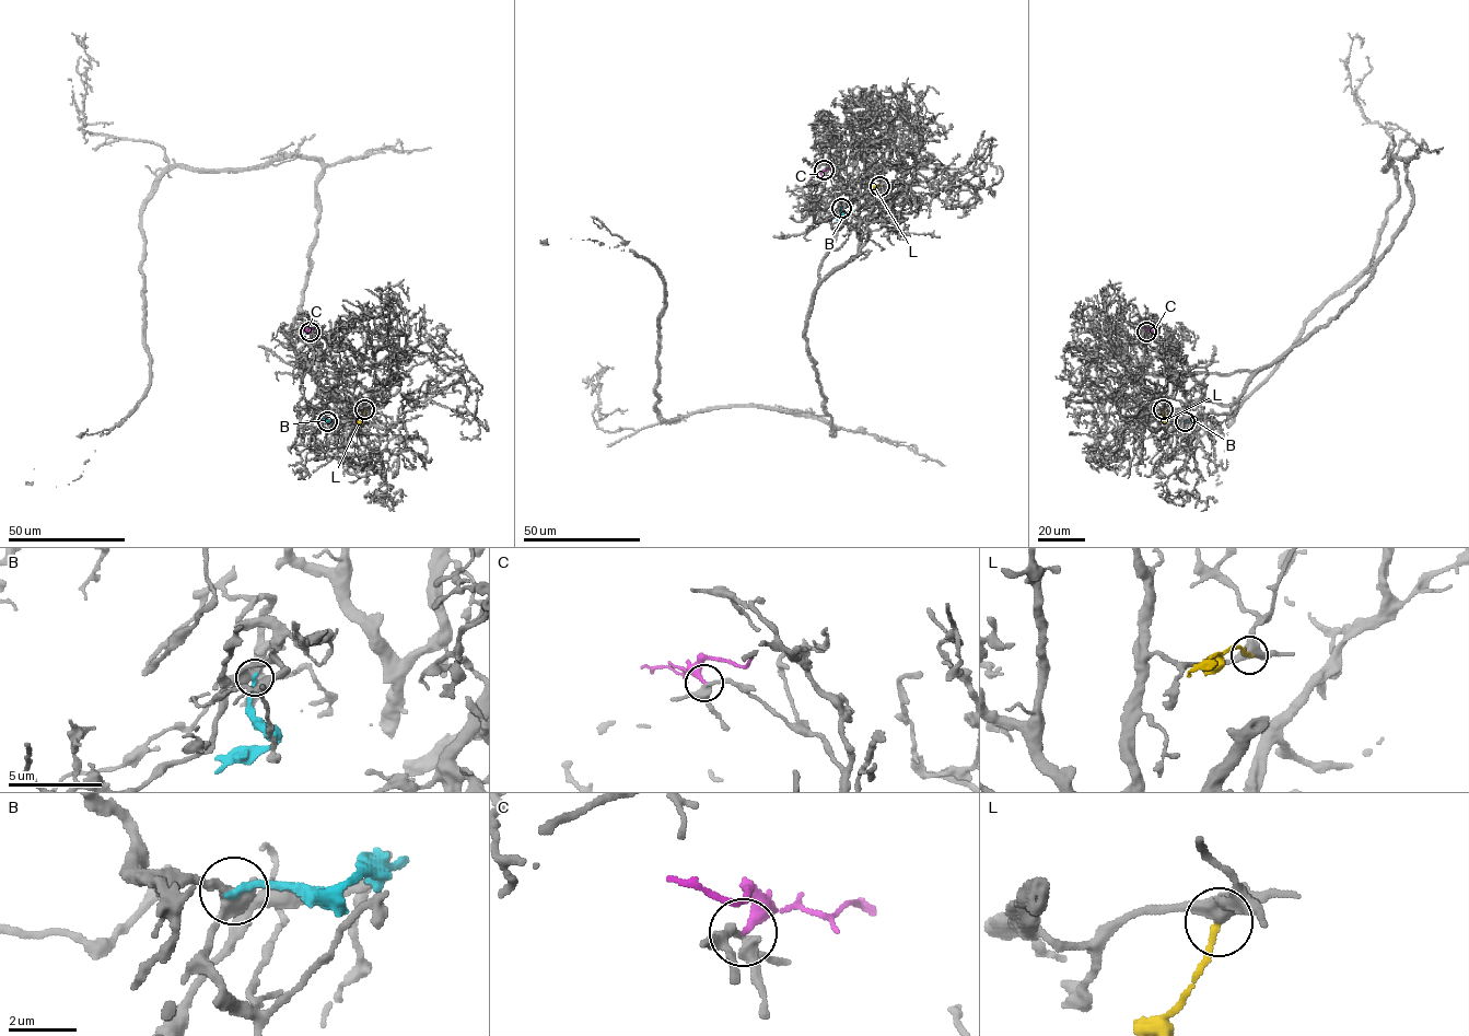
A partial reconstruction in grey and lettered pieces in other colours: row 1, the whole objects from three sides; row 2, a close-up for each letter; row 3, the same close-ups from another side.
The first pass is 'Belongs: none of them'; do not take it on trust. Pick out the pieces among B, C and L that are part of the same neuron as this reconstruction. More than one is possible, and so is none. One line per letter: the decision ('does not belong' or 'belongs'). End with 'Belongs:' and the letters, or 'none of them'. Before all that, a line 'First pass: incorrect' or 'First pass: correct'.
First pass: correct
B: does not belong
C: does not belong
L: does not belong
Belongs: none of them

